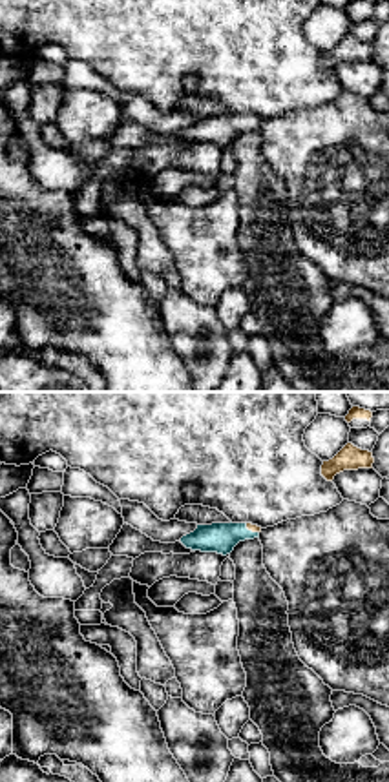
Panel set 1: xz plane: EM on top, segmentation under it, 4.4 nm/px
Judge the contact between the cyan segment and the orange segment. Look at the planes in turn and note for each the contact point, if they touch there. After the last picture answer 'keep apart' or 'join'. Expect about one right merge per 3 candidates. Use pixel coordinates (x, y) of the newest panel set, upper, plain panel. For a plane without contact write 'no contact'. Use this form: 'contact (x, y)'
contact (251, 123)

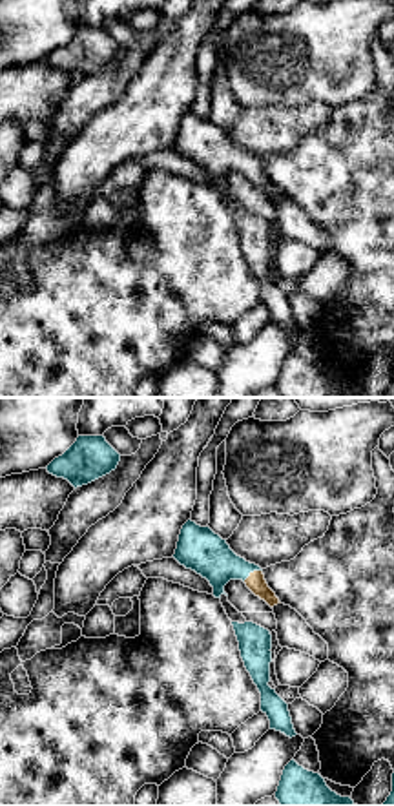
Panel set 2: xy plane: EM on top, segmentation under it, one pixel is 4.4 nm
contact (252, 163)

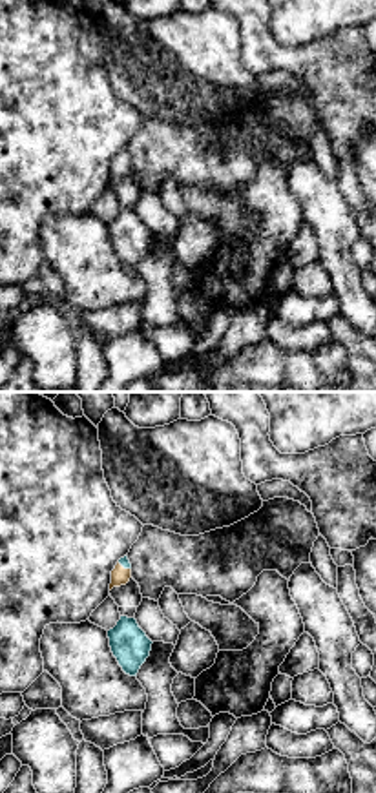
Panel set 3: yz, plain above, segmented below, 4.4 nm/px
contact (125, 159)

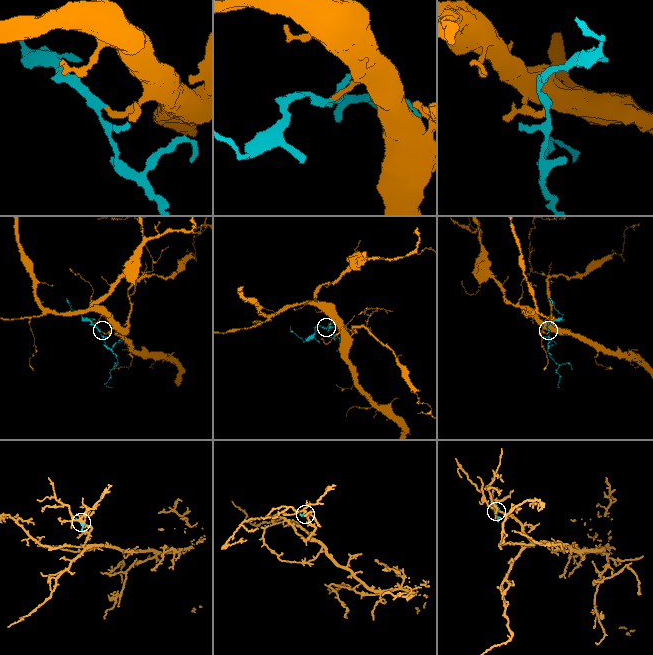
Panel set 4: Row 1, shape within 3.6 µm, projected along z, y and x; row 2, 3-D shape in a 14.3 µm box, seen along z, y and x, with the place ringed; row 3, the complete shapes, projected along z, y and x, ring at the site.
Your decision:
join

